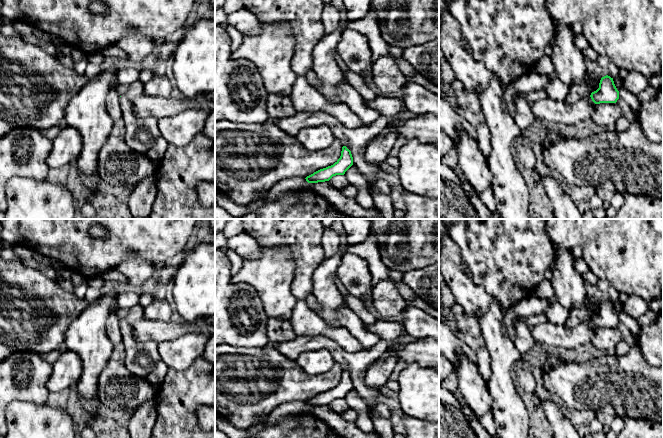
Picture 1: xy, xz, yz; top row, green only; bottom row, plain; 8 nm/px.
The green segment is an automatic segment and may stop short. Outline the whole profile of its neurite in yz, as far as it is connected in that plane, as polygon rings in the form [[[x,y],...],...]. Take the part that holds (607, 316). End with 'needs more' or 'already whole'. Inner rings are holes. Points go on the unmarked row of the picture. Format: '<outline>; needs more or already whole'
[[[606,299],[601,302],[599,312],[590,319],[595,328],[600,327],[616,327],[619,323],[619,315],[617,314],[613,302]]]; already whole

